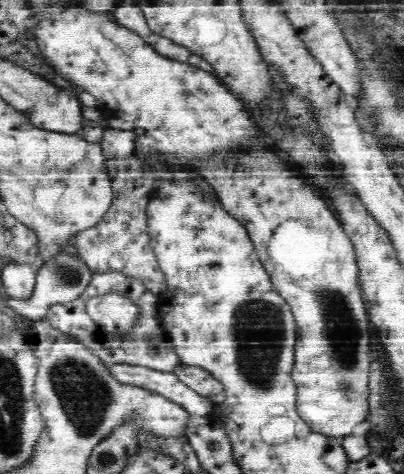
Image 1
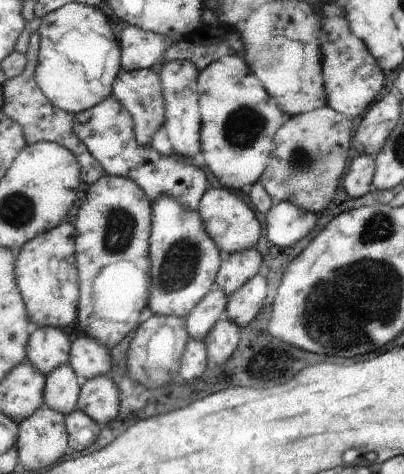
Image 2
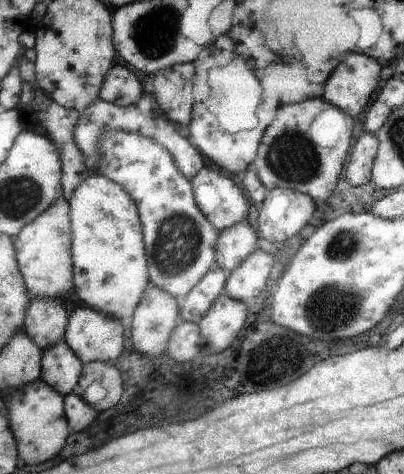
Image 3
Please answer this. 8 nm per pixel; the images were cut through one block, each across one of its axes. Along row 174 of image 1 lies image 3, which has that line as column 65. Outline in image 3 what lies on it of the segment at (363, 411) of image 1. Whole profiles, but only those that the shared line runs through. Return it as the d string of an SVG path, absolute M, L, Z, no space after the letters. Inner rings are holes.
M63 192L59 194L59 200L43 214L39 216L39 220L33 220L31 224L27 224L27 228L23 228L23 232L19 232L19 238L15 242L15 250L19 254L19 268L23 270L23 278L27 282L27 290L31 296L59 296L69 292L75 284L75 262L71 258L73 254L73 236L71 236L71 216L69 216L71 208L69 202L63 198Z

